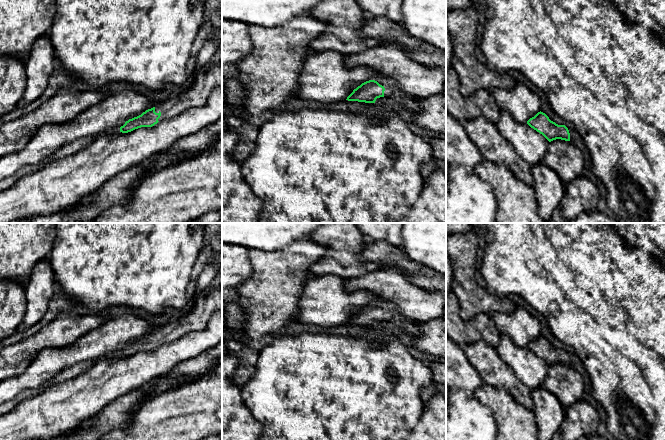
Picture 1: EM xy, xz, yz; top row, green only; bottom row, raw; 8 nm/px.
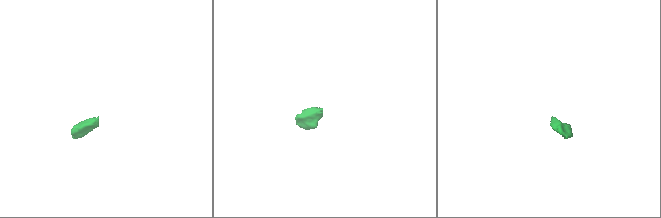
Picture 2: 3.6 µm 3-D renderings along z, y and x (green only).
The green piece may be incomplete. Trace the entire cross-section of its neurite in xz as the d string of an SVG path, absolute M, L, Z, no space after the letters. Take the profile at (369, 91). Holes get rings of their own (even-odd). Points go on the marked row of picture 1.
M380 76L377 79L362 83L347 97L348 101L358 101L365 103L375 103L377 98L395 96L401 105L413 110L419 111L420 107L417 99L412 95L402 92L398 89L395 82L388 77Z

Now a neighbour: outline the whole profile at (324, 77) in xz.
M337 51L311 53L304 61L296 98L332 103L346 100L362 83L380 74L368 66L345 66L345 55Z

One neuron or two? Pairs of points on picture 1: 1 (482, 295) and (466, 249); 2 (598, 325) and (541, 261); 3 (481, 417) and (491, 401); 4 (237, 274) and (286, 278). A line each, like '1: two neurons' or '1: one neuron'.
1: one neuron
2: one neuron
3: two neurons
4: two neurons

